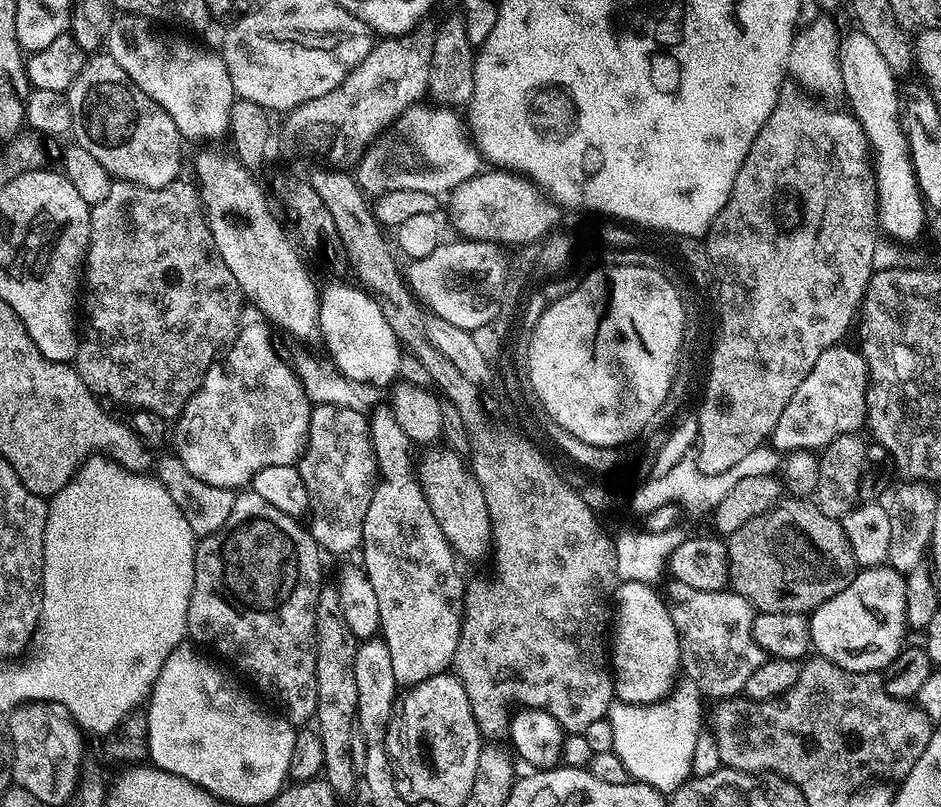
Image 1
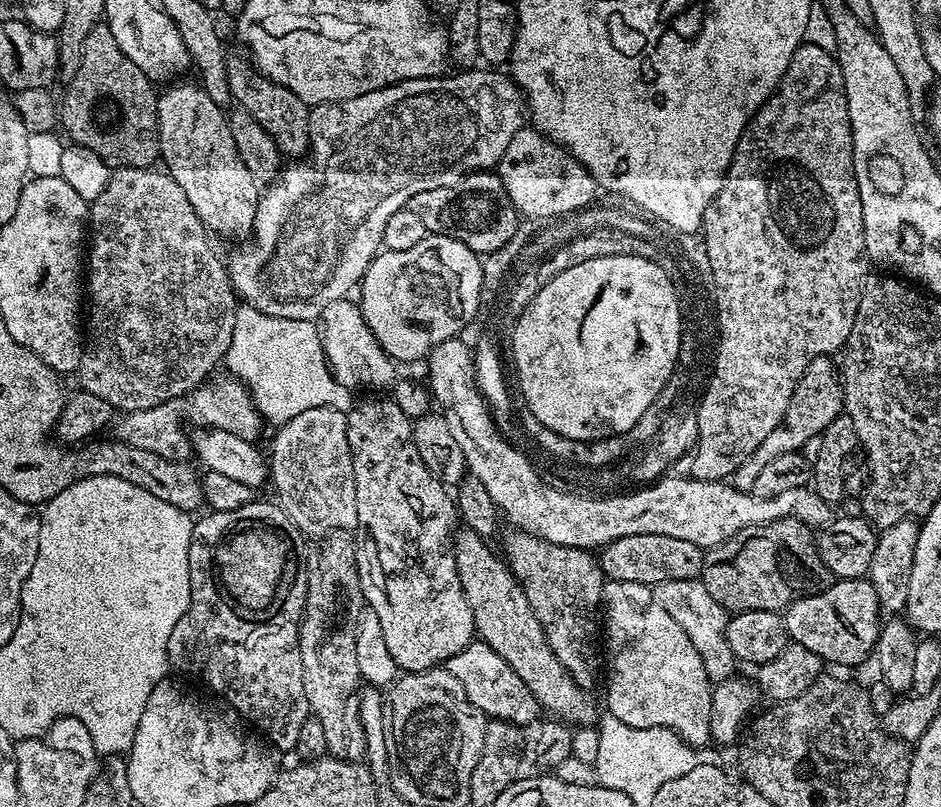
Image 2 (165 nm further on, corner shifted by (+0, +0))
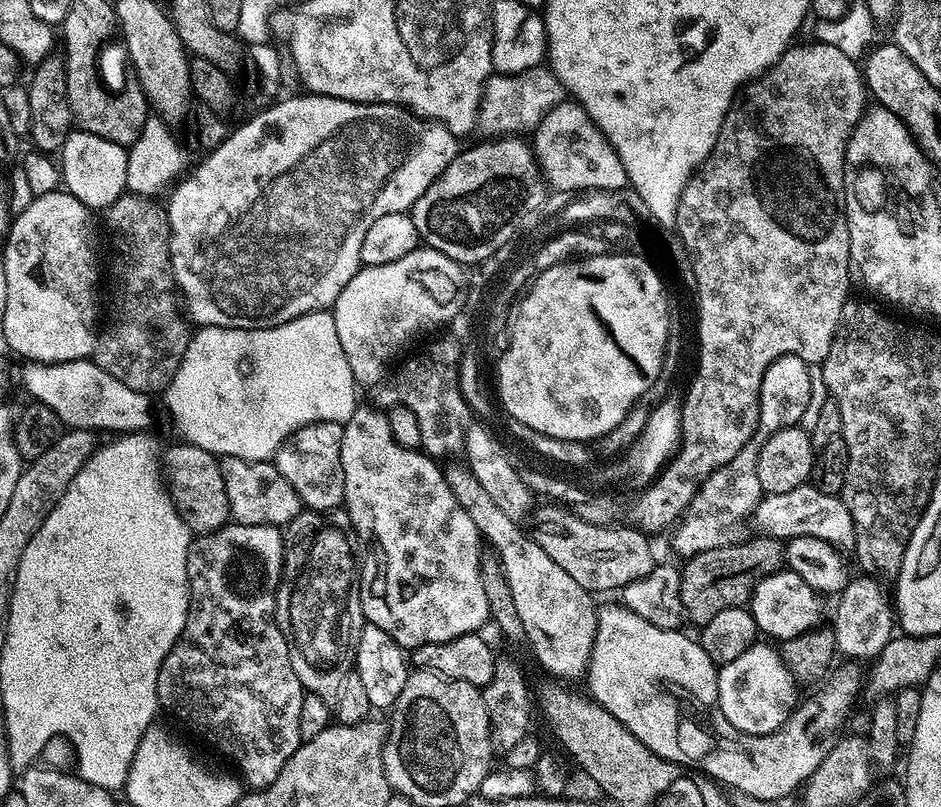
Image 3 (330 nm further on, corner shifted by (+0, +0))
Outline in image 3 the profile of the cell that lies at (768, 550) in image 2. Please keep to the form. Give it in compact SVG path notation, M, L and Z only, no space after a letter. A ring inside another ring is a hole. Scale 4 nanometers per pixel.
M763 534L755 538L757 540L748 540L745 544L728 542L697 556L687 557L685 564L688 565L683 565L680 573L680 597L689 621L703 626L714 618L714 614L722 614L722 610L745 607L752 599L756 584L773 572L781 571L786 560L785 545Z

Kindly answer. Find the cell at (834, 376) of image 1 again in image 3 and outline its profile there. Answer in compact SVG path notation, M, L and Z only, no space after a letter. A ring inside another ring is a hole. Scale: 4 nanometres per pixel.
M783 356L778 358L762 378L760 387L760 418L750 442L726 462L714 474L710 474L700 484L700 489L688 504L688 511L675 525L676 533L672 536L672 548L681 558L697 556L711 548L721 547L725 543L728 531L739 522L743 516L751 517L765 495L758 482L758 454L766 442L778 430L794 428L808 412L812 404L812 372L809 361L801 356Z

